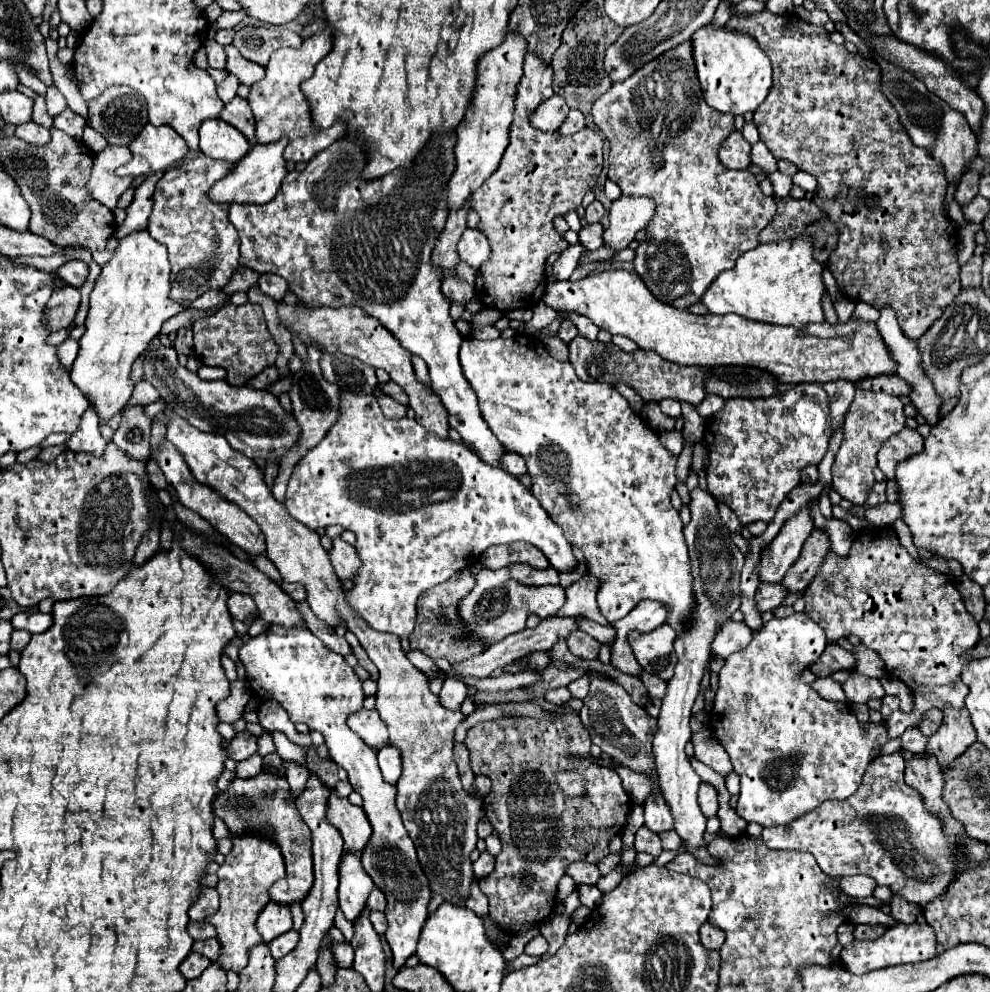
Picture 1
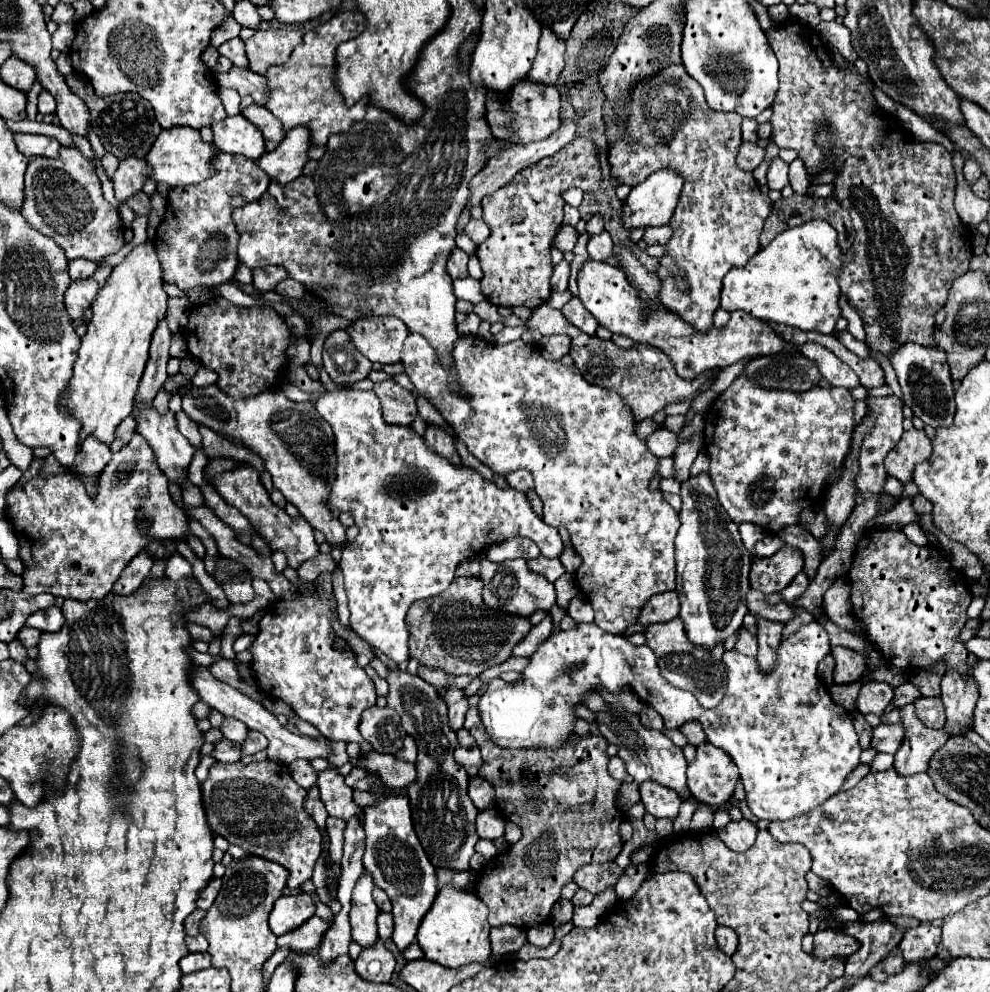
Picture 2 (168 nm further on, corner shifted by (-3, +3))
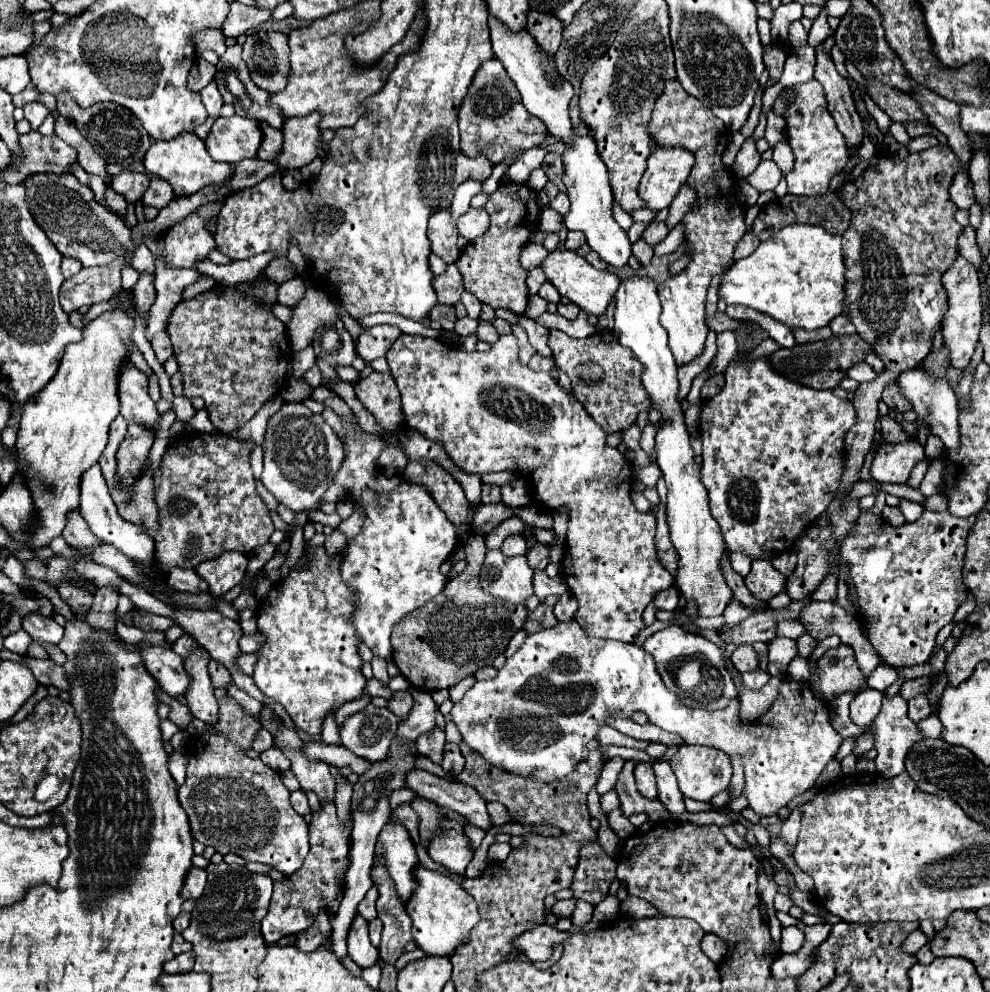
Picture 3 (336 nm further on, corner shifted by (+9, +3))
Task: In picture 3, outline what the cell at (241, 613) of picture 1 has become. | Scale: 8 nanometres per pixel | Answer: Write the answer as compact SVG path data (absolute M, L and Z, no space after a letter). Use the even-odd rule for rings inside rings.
M225 551L217 559L201 563L195 571L209 583L211 595L223 595L233 589L245 575L247 557L237 551Z

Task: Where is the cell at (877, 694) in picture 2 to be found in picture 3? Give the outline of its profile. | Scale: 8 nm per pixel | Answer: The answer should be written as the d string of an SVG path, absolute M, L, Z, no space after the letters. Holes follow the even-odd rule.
M861 689L851 701L851 721L859 727L869 727L873 719L879 715L883 693L877 689Z

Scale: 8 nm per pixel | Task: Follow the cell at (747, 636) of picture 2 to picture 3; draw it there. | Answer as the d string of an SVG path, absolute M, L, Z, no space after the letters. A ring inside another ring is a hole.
M743 645L743 647L737 647L733 657L731 657L735 669L739 673L745 673L745 671L755 671L759 667L759 655L757 651L751 647L751 645Z

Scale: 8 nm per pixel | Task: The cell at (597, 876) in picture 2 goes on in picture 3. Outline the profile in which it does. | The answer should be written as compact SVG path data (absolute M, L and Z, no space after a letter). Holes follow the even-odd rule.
M599 841L585 843L579 851L579 865L571 885L575 899L583 899L591 905L603 901L615 879L615 867L617 861L601 849Z

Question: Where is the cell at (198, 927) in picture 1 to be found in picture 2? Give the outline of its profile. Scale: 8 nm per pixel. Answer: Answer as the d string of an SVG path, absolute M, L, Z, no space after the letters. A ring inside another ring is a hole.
M195 909L195 911L187 917L187 921L185 921L185 931L187 931L187 935L197 935L197 933L199 933L199 921L203 919L203 915L205 915L205 911Z

